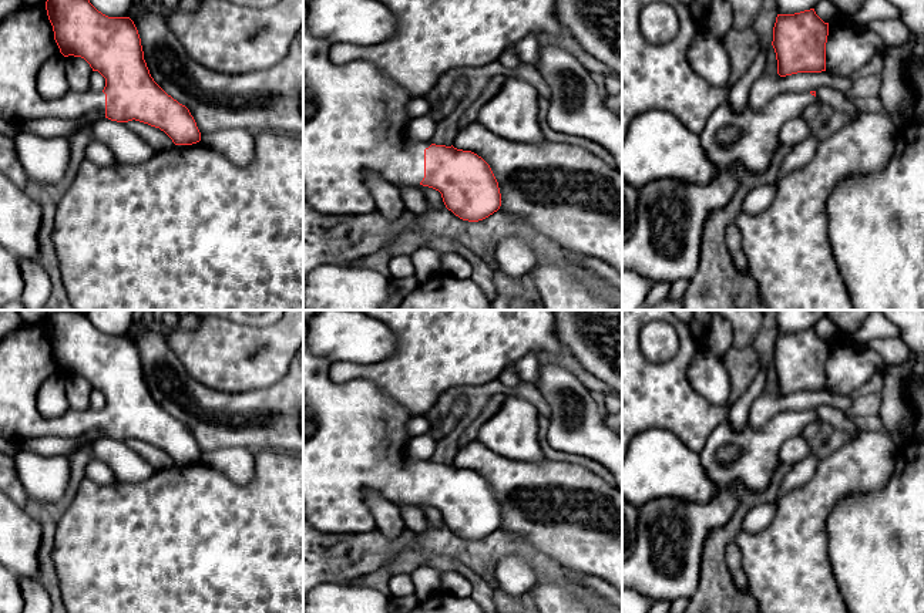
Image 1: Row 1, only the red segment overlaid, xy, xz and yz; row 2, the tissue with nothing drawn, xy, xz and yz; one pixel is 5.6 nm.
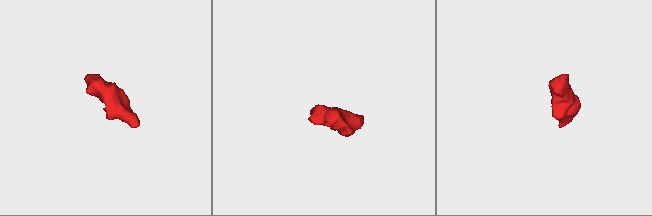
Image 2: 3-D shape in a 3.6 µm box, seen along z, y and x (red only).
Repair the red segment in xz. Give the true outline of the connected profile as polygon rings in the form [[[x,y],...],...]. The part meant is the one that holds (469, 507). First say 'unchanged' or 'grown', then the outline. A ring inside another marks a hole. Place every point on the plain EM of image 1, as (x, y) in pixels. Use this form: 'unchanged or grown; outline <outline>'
grown; outline [[[303,320],[303,516],[309,526],[326,533],[362,533],[376,529],[373,512],[366,503],[366,492],[373,491],[397,505],[423,503],[439,509],[446,526],[463,539],[478,540],[500,528],[498,501],[481,475],[453,464],[413,459],[407,452],[407,444],[413,438],[407,422],[413,415],[369,381],[332,381],[332,364],[329,358],[310,351],[309,327]]]

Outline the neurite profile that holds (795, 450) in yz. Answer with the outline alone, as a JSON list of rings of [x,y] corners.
[[[794,437],[787,439],[780,451],[779,461],[780,464],[796,465],[800,461],[809,458],[813,452],[810,444],[803,437]]]

